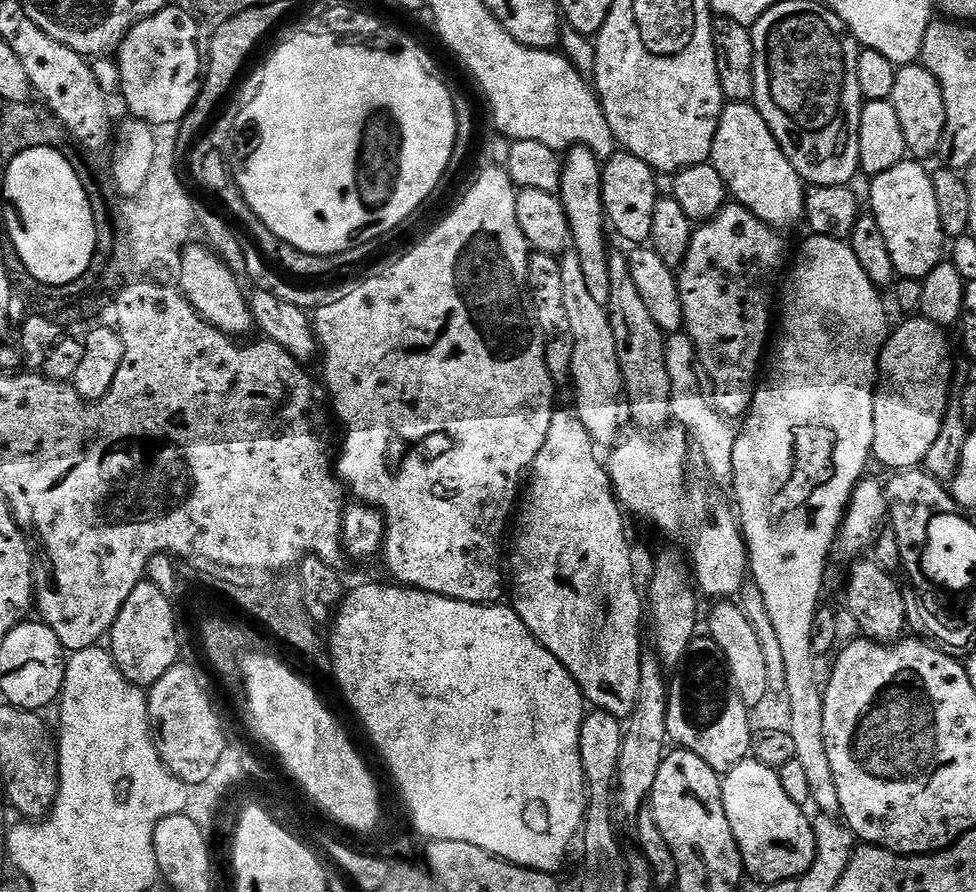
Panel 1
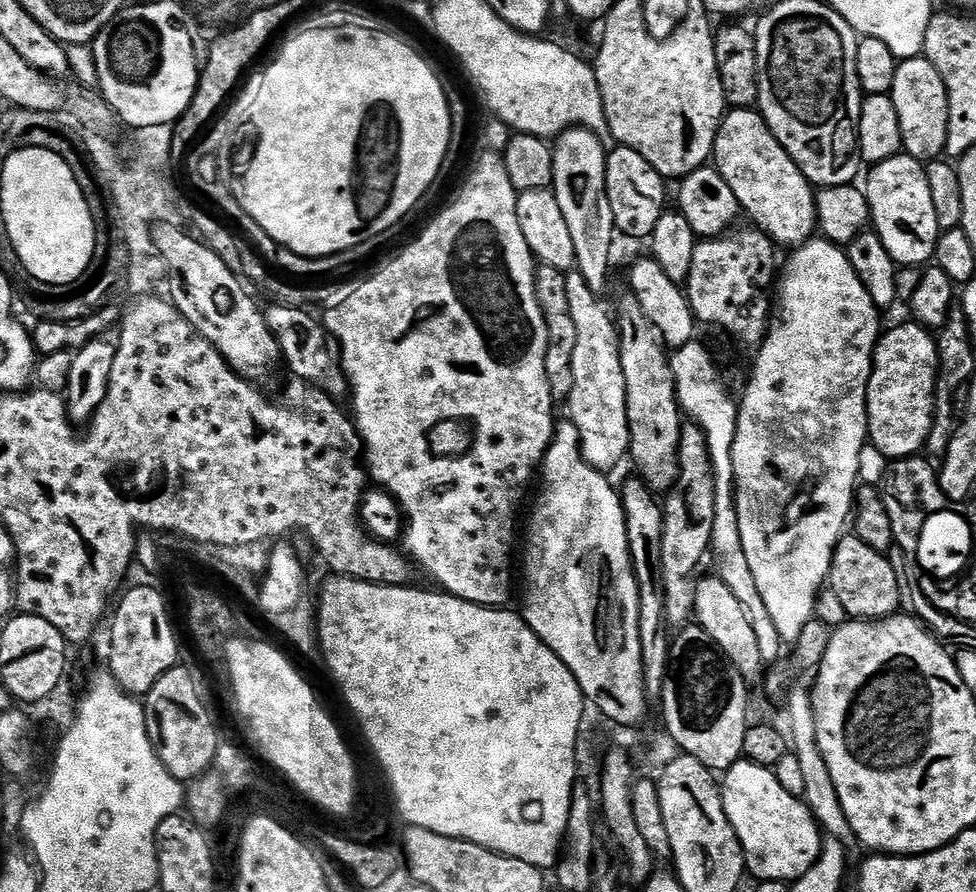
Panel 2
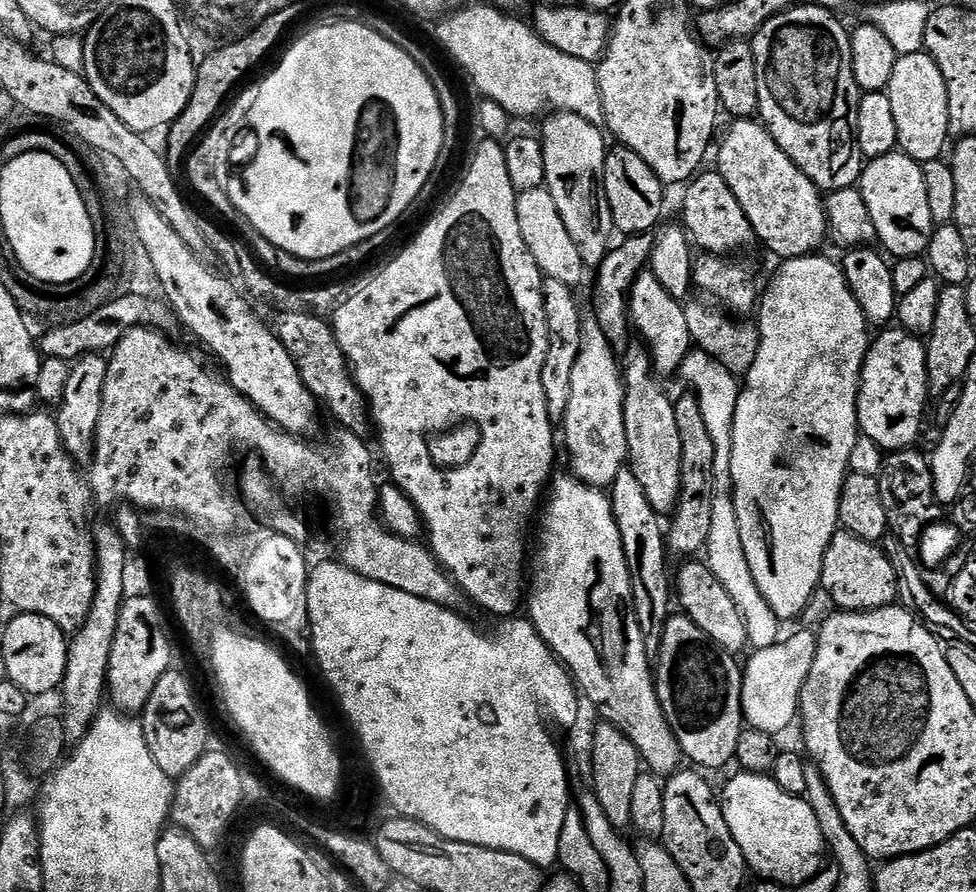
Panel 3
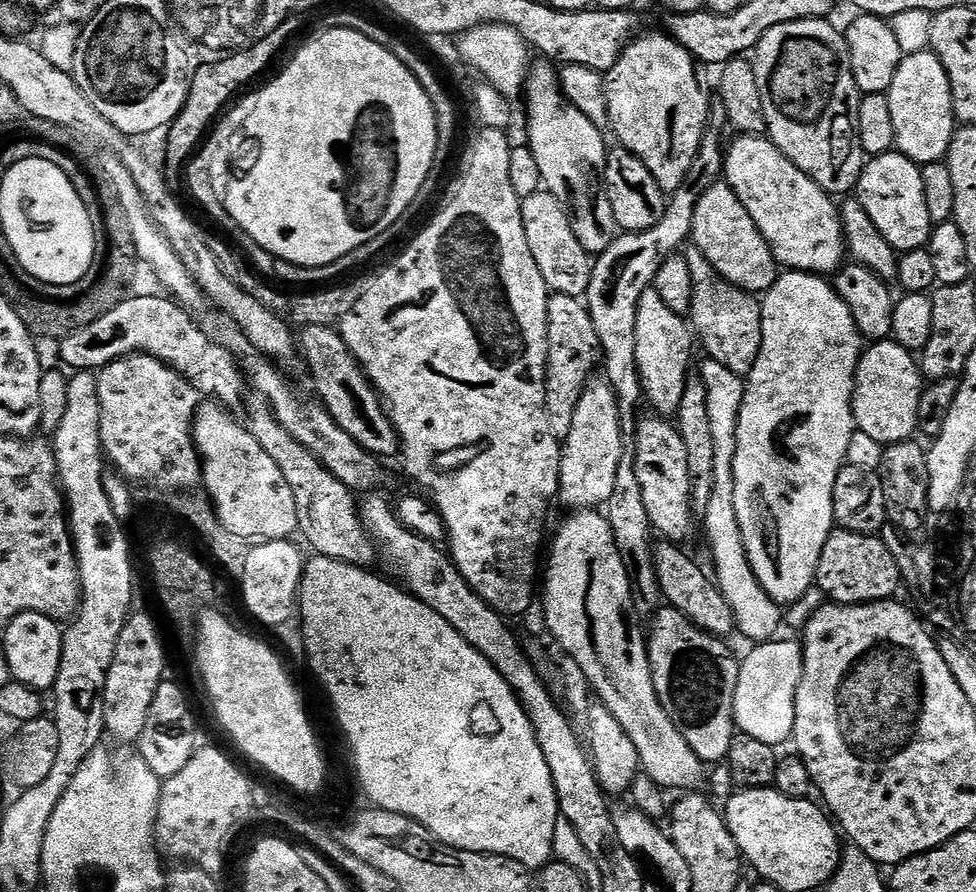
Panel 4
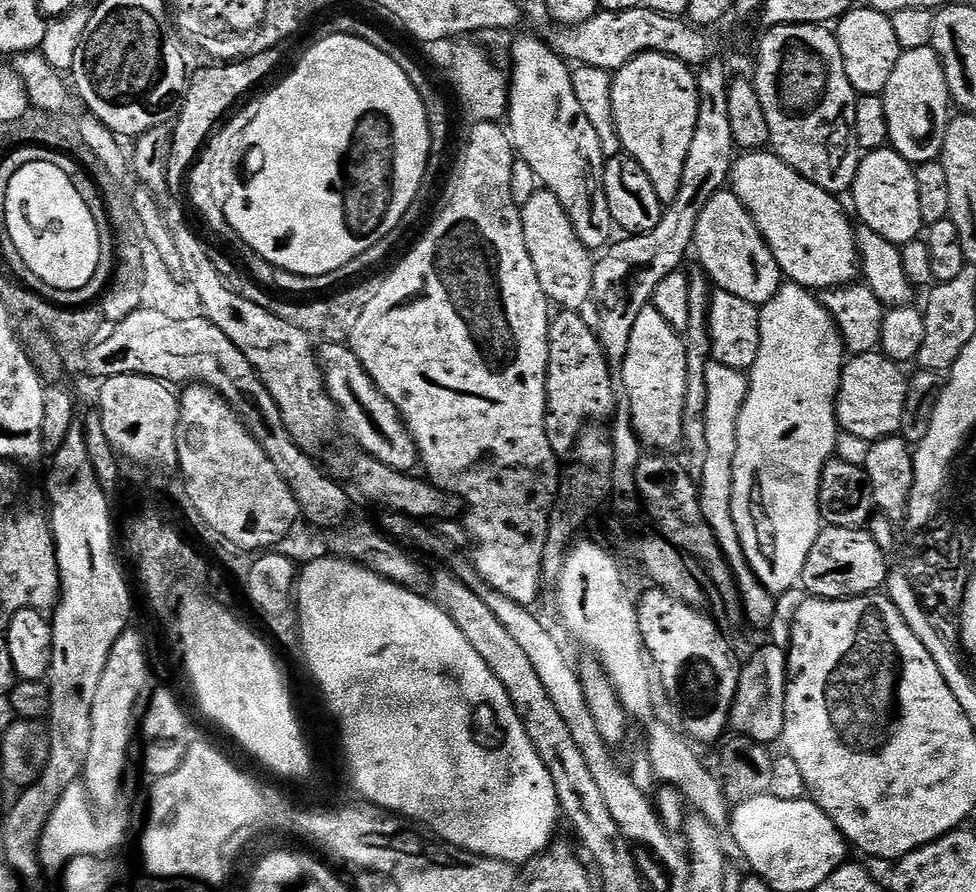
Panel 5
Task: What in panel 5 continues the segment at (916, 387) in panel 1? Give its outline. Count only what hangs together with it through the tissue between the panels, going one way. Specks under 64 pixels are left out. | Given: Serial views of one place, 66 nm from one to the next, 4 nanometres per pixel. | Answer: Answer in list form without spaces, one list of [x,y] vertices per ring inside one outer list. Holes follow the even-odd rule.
[[[873,350],[853,355],[845,363],[844,378],[836,401],[836,415],[841,429],[860,440],[875,442],[897,435],[910,409],[910,376],[893,357]]]

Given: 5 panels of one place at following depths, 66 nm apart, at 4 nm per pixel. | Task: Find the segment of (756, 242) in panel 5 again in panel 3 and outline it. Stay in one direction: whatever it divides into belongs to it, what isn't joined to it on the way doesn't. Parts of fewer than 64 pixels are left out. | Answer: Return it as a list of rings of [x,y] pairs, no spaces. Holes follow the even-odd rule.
[[[701,171],[684,190],[684,221],[682,224],[691,243],[697,249],[698,247],[704,248],[700,250],[708,254],[728,254],[724,252],[736,252],[739,248],[746,247],[748,243],[753,243],[754,233],[750,222],[738,198],[734,198],[730,186],[726,186],[719,171]]]

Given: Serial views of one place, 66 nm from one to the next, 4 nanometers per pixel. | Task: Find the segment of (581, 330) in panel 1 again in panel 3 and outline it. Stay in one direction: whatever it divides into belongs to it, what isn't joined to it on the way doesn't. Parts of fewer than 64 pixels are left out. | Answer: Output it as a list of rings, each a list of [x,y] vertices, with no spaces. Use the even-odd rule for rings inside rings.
[[[595,315],[582,318],[582,342],[574,363],[569,365],[568,400],[564,414],[564,438],[570,460],[571,473],[577,480],[601,490],[611,487],[617,474],[625,469],[628,458],[624,416],[624,383],[615,349],[602,331]]]

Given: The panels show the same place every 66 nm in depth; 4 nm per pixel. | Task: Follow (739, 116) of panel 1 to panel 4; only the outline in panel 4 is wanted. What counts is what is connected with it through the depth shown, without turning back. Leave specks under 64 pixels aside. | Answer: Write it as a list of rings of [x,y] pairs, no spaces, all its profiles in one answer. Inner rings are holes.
[[[740,134],[737,137],[732,145],[727,145],[723,179],[734,190],[742,206],[746,206],[750,218],[754,218],[758,230],[772,247],[777,265],[797,272],[835,273],[846,260],[844,228],[840,225],[837,201],[832,201],[835,199],[829,193],[819,188],[802,170],[798,170],[794,162],[786,159],[771,140],[760,134]]]

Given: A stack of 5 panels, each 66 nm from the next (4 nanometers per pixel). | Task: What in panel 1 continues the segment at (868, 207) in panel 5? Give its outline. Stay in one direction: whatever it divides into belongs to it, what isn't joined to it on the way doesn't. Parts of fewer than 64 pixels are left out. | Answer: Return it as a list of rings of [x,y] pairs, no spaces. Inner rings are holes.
[[[905,158],[898,166],[871,177],[872,189],[868,196],[872,199],[870,214],[876,220],[878,230],[882,230],[882,238],[886,238],[886,250],[890,250],[897,277],[923,281],[930,270],[945,259],[946,237],[942,218],[938,218],[932,172],[920,164],[923,163]]]

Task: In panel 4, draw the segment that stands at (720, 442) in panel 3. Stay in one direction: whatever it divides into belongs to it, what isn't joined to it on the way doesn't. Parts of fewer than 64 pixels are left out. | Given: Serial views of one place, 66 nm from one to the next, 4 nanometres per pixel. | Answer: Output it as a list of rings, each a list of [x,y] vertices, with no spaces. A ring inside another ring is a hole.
[[[711,360],[705,361],[702,368],[702,378],[706,384],[704,385],[704,403],[707,408],[707,417],[709,418],[709,428],[713,437],[713,468],[714,476],[713,490],[711,496],[706,501],[708,509],[704,512],[704,526],[708,530],[708,544],[712,547],[712,560],[716,563],[716,572],[714,571],[714,580],[718,585],[722,595],[726,598],[726,602],[730,606],[730,610],[736,619],[735,631],[741,632],[746,639],[752,640],[753,645],[767,644],[769,640],[777,635],[776,632],[780,628],[780,611],[781,605],[776,603],[768,596],[766,590],[760,585],[751,563],[748,560],[747,550],[744,548],[743,535],[740,533],[738,518],[734,508],[734,476],[733,476],[733,460],[734,454],[737,453],[737,418],[740,416],[741,403],[744,401],[745,381],[730,369],[718,362]]]

